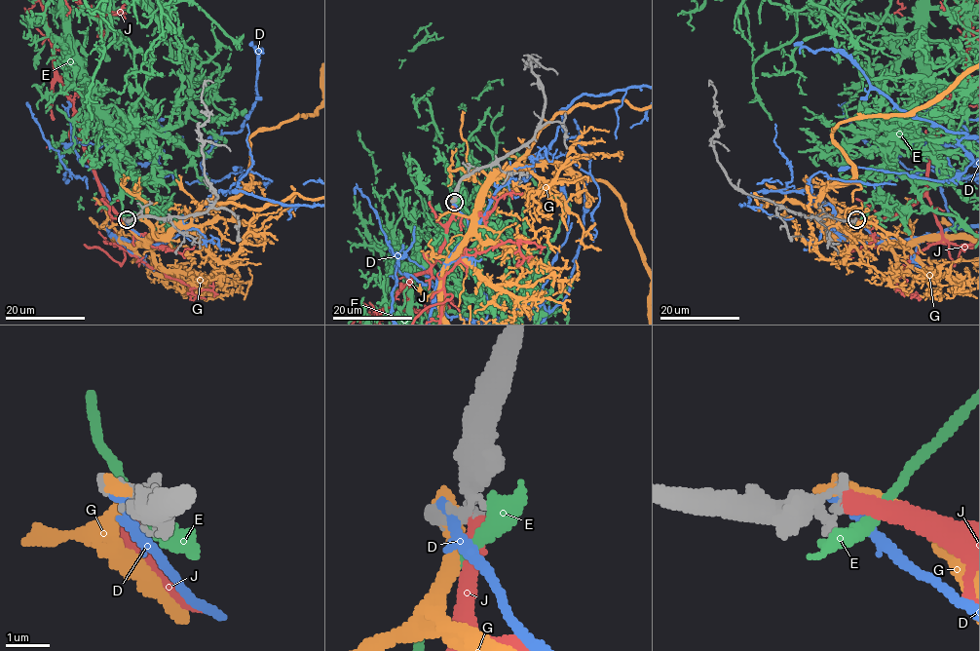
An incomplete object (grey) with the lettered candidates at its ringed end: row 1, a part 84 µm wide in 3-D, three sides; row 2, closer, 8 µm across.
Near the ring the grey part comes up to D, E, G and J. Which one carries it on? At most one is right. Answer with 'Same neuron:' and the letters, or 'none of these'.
Same neuron: J

